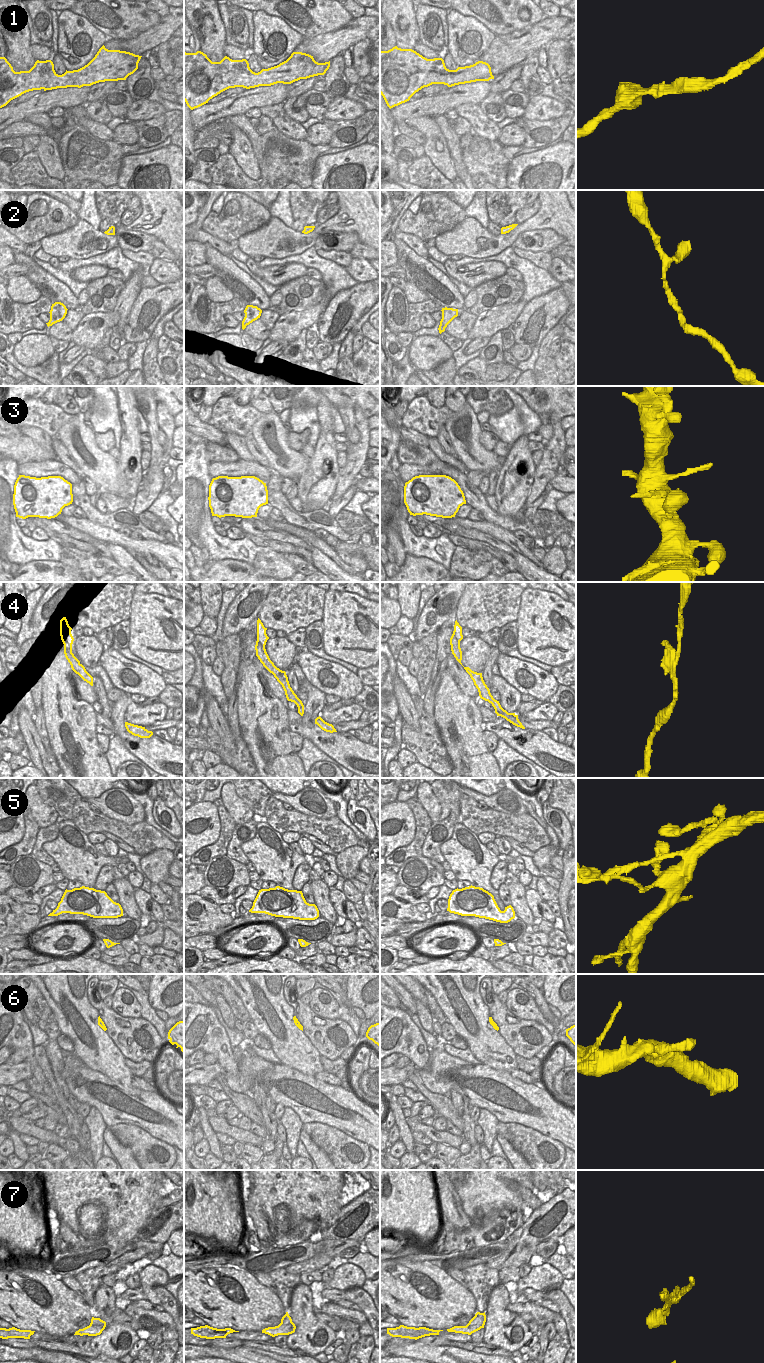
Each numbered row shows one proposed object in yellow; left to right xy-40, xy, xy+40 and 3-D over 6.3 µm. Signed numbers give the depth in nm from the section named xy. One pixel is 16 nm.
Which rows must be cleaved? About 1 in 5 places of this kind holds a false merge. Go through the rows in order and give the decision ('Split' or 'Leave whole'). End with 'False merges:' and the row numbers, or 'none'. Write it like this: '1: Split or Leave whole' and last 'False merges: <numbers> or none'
1: Leave whole
2: Leave whole
3: Leave whole
4: Split
5: Leave whole
6: Leave whole
7: Split
False merges: 4, 7.

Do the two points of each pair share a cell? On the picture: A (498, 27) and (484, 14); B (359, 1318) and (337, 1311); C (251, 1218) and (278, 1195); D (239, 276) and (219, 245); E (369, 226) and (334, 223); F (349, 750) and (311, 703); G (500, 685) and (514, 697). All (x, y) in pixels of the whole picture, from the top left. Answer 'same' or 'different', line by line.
A: same
B: same
C: different
D: different
E: same
F: same
G: same

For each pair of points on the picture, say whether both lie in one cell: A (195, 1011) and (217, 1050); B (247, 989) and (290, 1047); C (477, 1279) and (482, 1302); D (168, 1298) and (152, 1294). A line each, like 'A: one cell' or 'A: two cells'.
A: one cell
B: one cell
C: one cell
D: one cell

